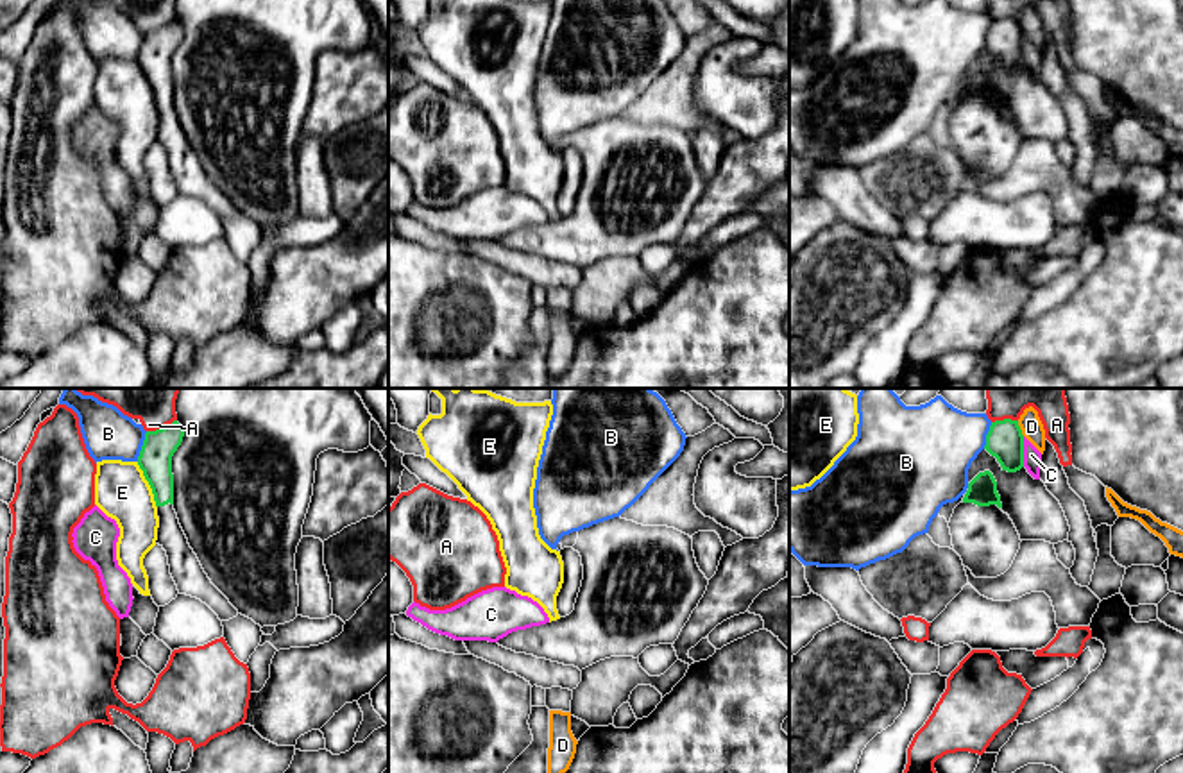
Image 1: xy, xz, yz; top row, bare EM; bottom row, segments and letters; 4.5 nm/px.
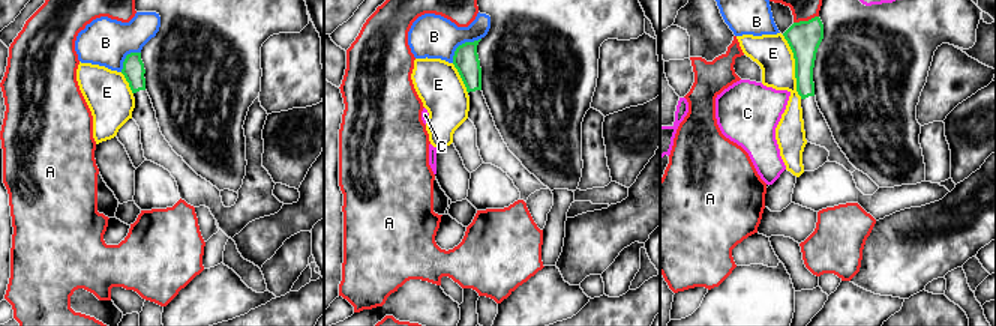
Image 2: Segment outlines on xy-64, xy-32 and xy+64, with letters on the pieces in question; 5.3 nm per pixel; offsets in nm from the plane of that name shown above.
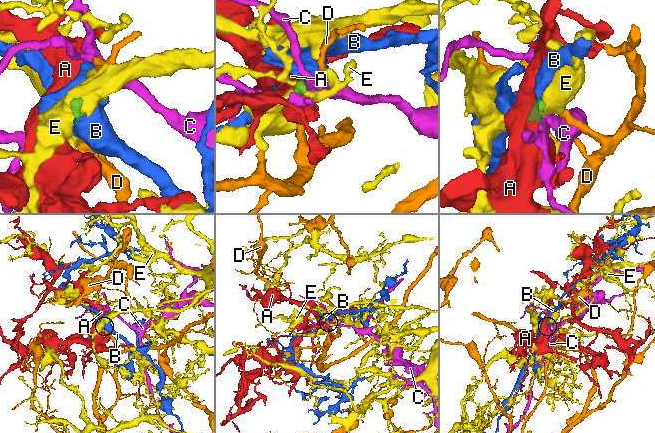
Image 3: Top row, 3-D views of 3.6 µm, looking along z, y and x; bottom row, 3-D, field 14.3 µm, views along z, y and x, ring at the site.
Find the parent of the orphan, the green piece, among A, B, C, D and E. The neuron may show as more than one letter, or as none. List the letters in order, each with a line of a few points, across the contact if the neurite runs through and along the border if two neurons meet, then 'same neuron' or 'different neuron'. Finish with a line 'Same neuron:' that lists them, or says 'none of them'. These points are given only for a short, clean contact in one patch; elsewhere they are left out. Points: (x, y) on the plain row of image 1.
A: line xy (176, 18), (147, 31); different neuron
B: line xy (147, 31), (136, 59); different neuron
C: line yz (1022, 36), (1024, 65); different neuron
D: line yz (1017, 20), (1024, 34); different neuron
E: different neuron
Same neuron: none of them

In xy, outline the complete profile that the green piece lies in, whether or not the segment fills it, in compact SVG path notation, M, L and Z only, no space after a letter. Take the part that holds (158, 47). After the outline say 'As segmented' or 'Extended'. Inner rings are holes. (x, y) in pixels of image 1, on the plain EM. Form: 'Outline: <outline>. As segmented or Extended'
Outline: M177 20L161 29L147 30L138 55L138 64L152 88L157 106L159 127L156 143L166 150L170 174L179 193L200 199L220 220L229 220L238 215L238 209L204 172L174 109L172 55L183 36L184 29Z. Extended

